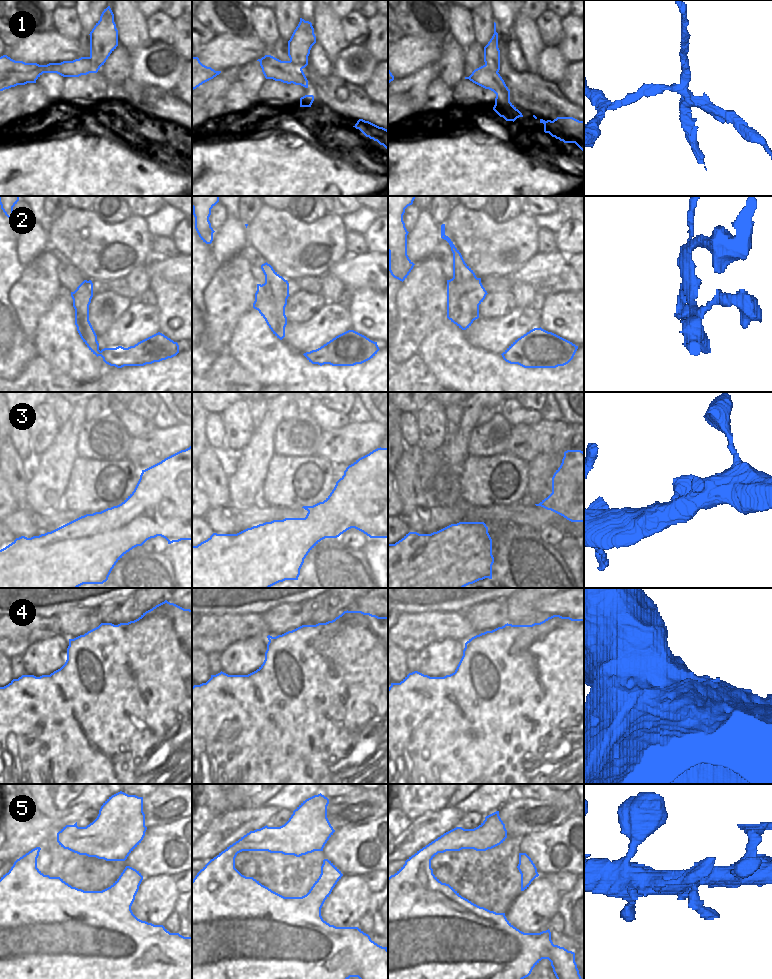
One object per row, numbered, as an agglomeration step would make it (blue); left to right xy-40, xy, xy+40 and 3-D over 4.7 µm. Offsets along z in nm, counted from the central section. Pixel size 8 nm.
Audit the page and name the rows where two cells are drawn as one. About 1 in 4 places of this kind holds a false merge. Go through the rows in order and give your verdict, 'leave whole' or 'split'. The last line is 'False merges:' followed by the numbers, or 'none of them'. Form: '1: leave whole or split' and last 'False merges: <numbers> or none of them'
1: split
2: split
3: leave whole
4: leave whole
5: leave whole
False merges: 1, 2

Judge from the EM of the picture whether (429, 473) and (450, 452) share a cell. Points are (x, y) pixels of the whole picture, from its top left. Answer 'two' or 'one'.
two

